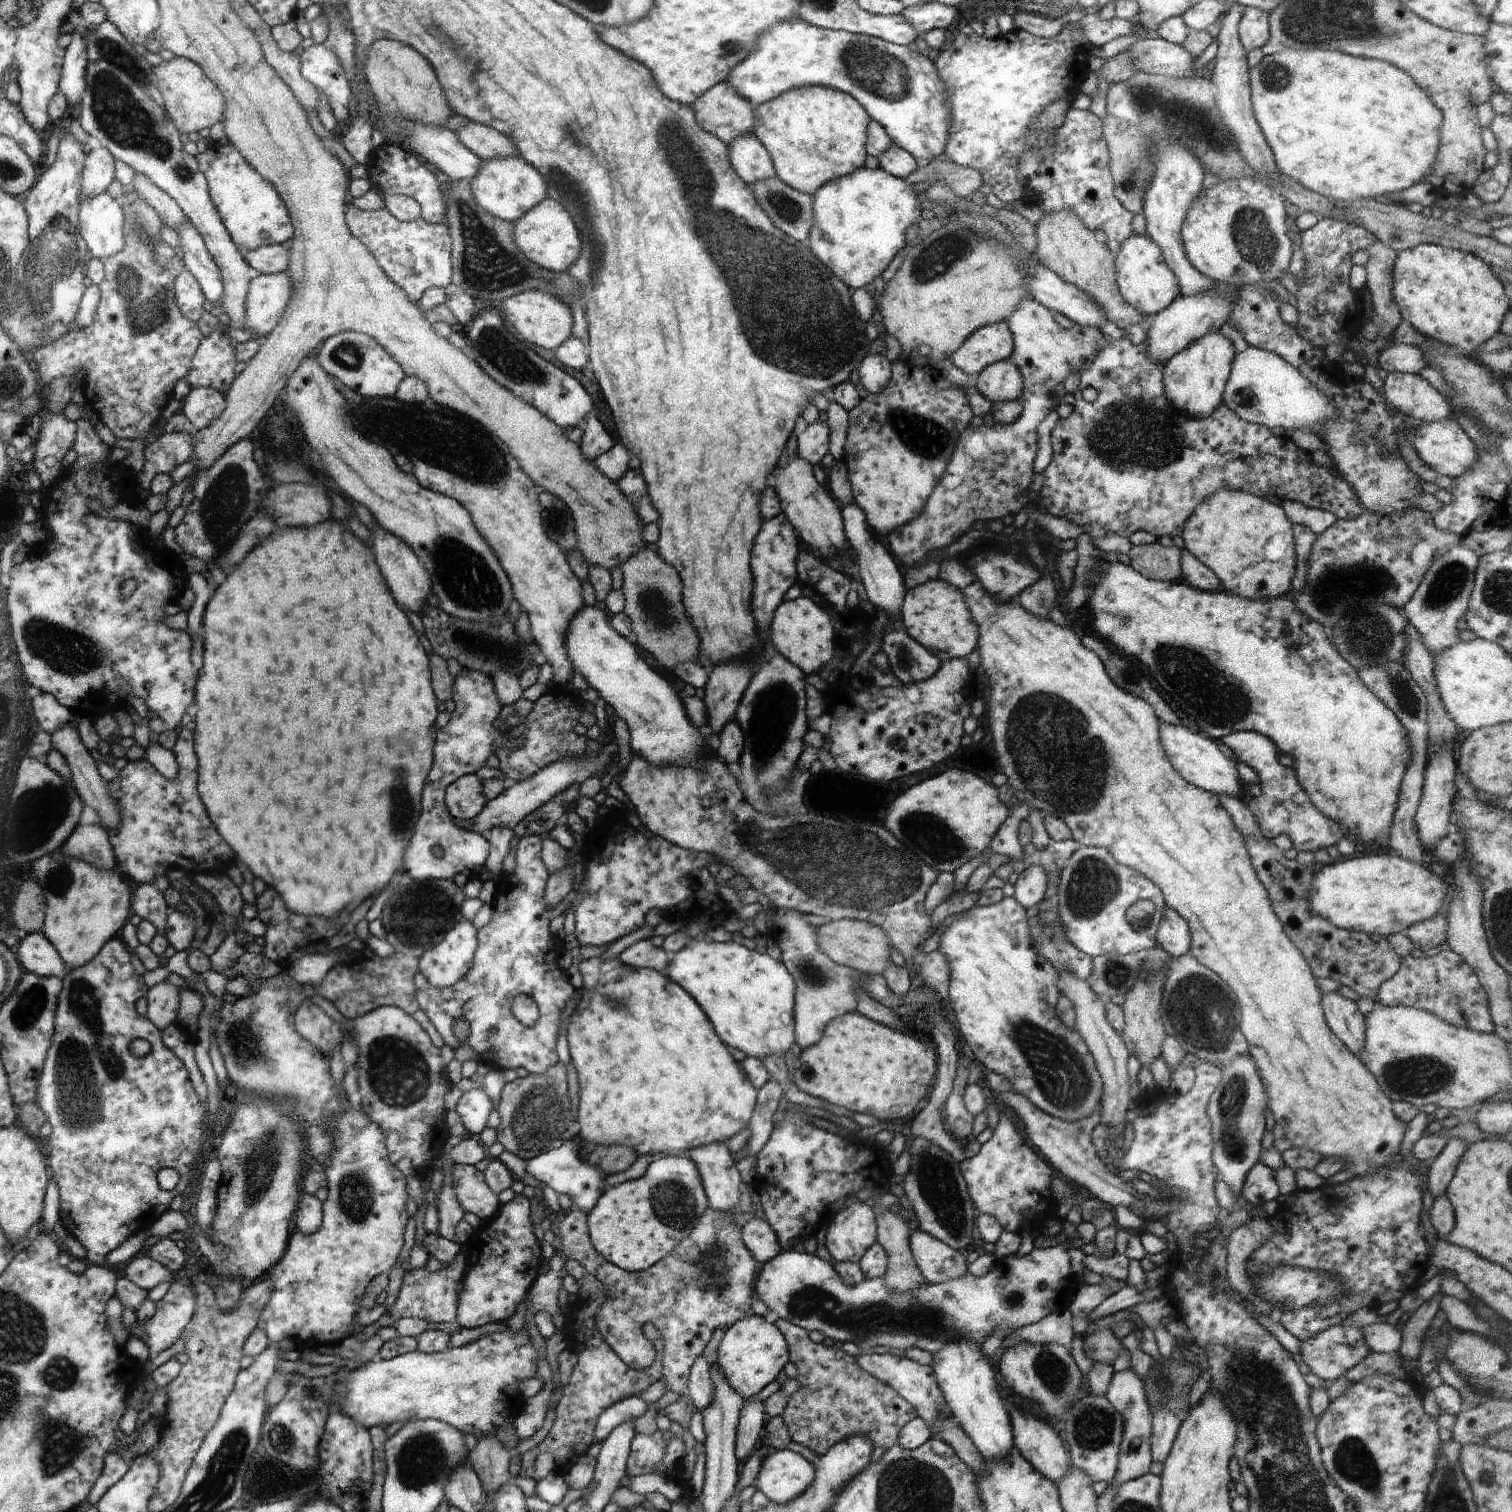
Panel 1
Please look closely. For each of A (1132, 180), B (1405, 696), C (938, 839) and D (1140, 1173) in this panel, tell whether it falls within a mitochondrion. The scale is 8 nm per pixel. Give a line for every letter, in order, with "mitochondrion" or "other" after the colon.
A: mitochondrion
B: mitochondrion
C: mitochondrion
D: other

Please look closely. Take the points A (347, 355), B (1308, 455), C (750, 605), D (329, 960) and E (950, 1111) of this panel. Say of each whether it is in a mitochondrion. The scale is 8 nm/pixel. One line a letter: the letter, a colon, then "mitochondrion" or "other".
A: mitochondrion
B: other
C: other
D: other
E: other

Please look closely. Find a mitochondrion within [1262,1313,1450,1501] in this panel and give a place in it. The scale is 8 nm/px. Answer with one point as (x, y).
(1352, 1459)

